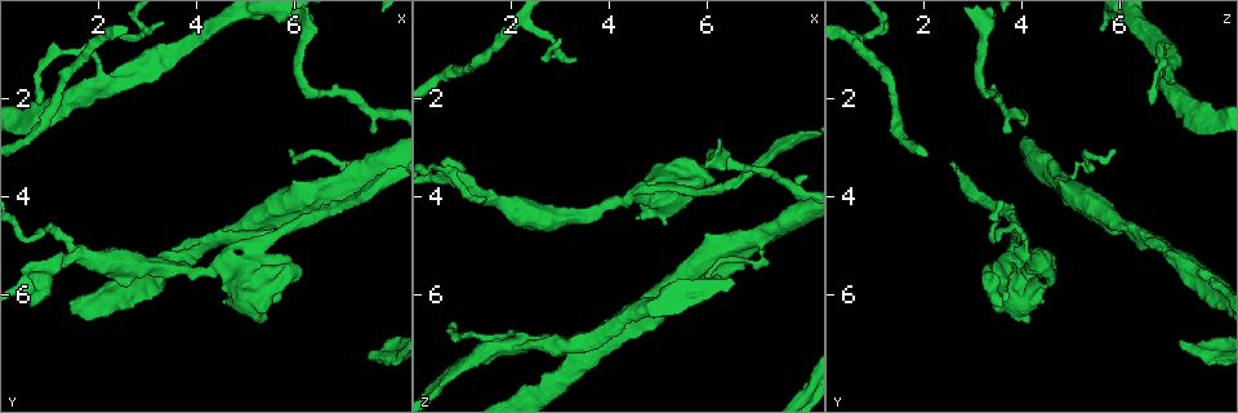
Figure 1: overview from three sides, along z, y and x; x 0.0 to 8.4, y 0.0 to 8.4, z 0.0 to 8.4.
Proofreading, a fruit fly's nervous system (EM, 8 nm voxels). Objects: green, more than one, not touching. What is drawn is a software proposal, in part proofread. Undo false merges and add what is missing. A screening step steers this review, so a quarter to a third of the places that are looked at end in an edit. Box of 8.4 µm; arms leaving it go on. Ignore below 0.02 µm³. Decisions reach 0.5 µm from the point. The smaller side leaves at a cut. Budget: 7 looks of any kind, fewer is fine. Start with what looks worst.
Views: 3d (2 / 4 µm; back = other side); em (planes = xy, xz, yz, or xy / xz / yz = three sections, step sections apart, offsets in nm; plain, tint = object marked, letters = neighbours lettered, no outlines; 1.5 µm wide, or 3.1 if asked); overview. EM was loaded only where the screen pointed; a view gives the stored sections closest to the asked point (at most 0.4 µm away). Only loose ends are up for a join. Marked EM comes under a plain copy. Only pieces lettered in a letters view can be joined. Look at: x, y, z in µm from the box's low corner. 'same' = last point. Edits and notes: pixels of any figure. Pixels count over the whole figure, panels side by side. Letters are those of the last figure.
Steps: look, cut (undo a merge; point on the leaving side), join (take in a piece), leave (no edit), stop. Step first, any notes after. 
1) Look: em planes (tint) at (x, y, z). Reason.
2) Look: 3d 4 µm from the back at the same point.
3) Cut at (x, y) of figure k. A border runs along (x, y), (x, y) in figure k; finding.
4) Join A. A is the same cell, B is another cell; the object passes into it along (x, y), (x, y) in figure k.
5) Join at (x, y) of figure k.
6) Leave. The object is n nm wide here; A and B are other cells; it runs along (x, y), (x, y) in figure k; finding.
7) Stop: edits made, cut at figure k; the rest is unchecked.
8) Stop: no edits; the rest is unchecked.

Look: 3d 4 µm at (4.75, 5.00, 3.80). An open end.

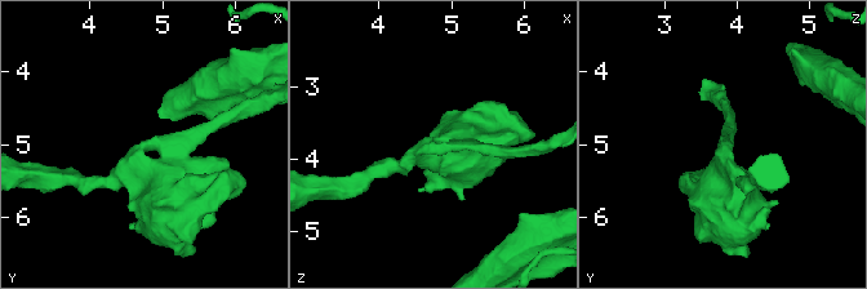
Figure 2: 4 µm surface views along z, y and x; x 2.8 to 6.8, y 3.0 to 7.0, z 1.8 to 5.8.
Look: em planes (letters) at (4.75, 5.00, 3.75).

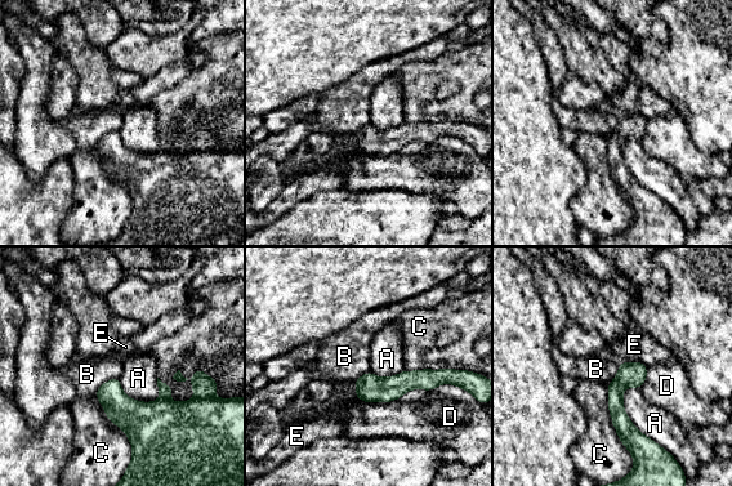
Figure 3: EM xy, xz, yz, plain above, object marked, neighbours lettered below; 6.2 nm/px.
Leave. A, B, C, D and E are other cells; it runs along (446, 377), (358, 393) in figure 3; none of them fits.

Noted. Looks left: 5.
Look: 3d 2 µm at (7.60, 2.70, 3.80). Free end.

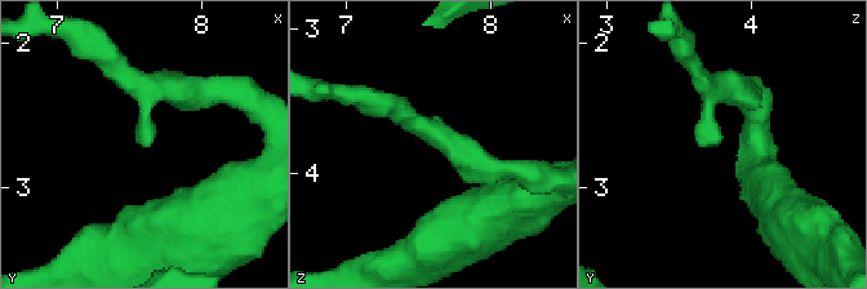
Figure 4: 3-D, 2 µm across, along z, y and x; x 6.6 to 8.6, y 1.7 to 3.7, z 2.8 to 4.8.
Look: em planes (letters) at (7.60, 2.70, 3.76). The arms are 160, 190 nm wide.

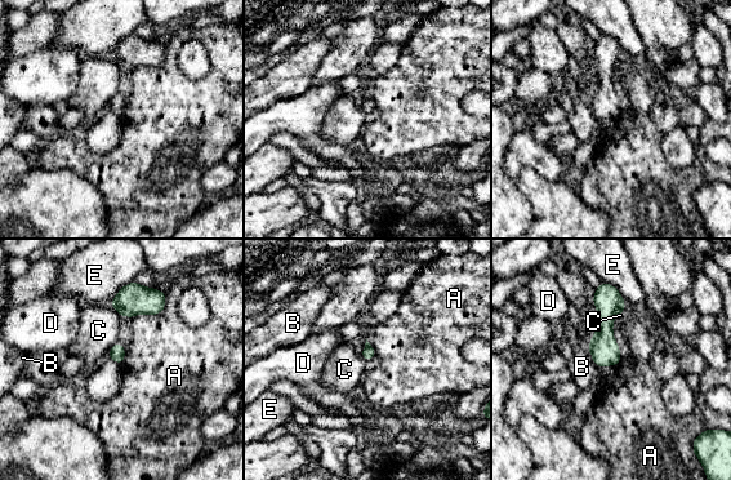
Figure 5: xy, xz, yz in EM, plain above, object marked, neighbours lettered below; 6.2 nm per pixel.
Leave. The object is 100 nm wide here; A, B, C, D and E are other cells; a border runs along (166, 293), (160, 312), (130, 318) in figure 5; no lettered piece goes on from it.

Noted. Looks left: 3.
Look: em planes (letters) at (0.80, 2.15, 6.65). Thin end.

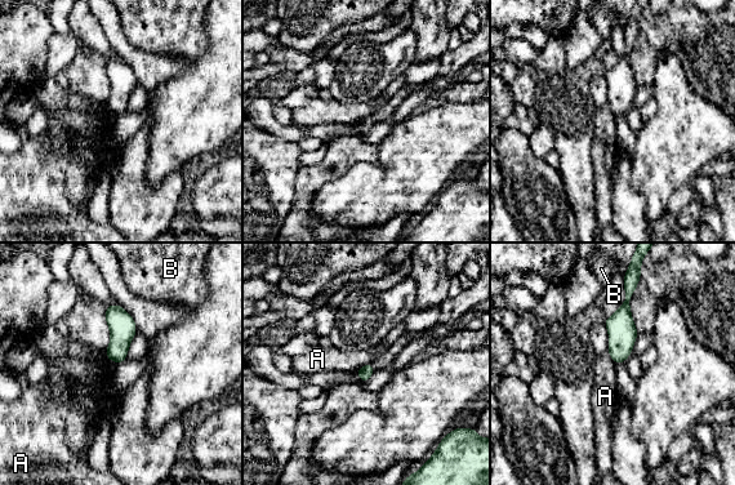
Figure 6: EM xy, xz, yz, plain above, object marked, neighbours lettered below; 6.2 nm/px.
Leave. The object is 90 nm wide here; A and B are other cells; a border runs along (370, 361), (353, 372) in figure 6; none of them fits.

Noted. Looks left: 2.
Stop: no edits; the rest is unchecked.

